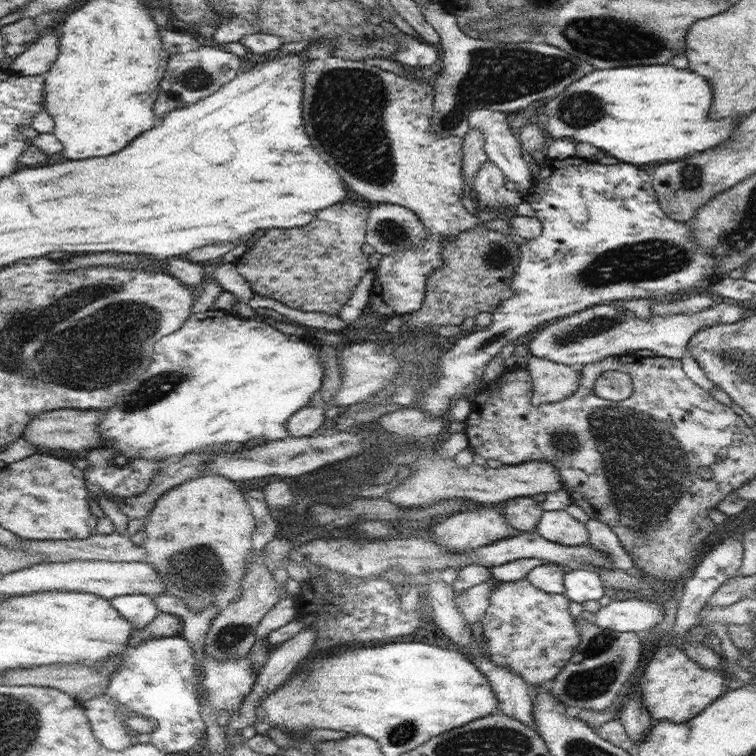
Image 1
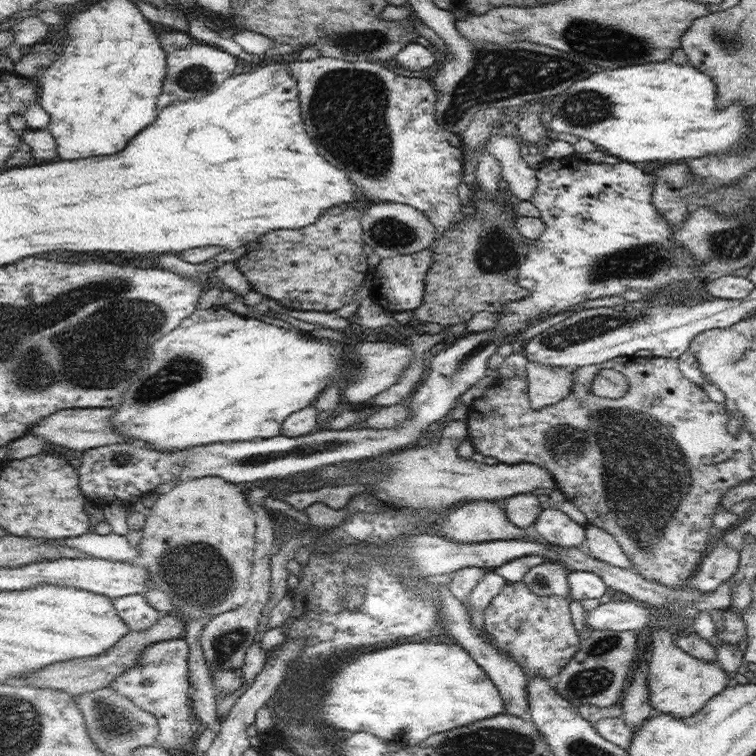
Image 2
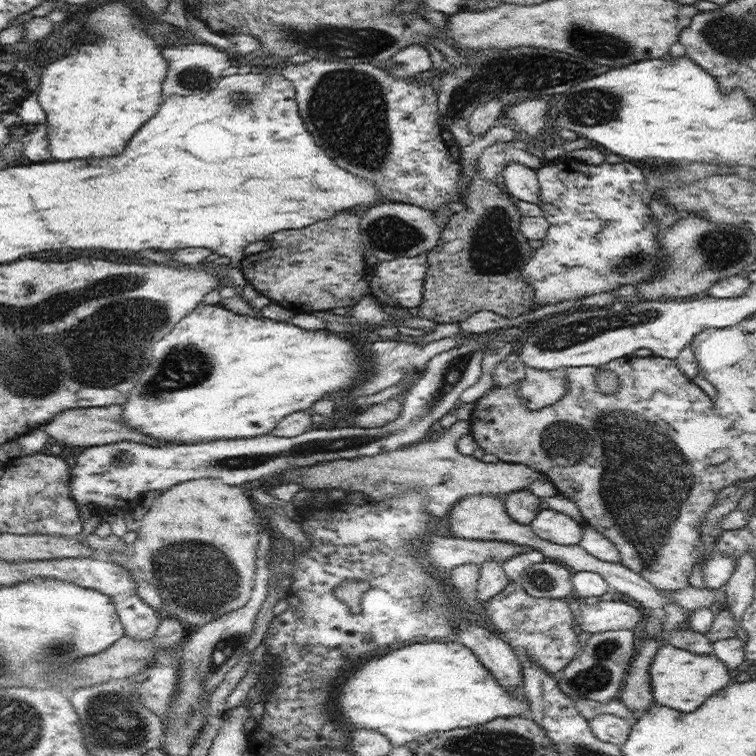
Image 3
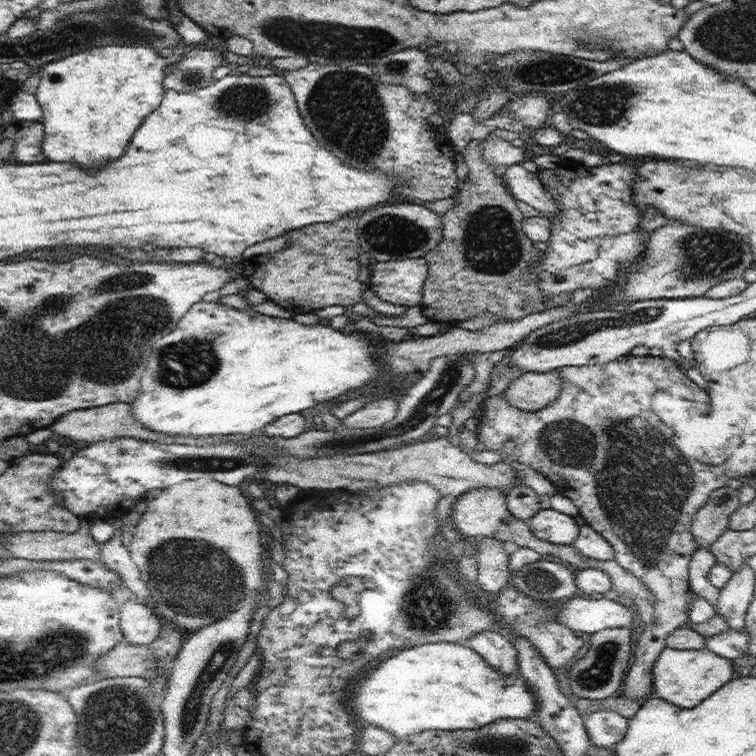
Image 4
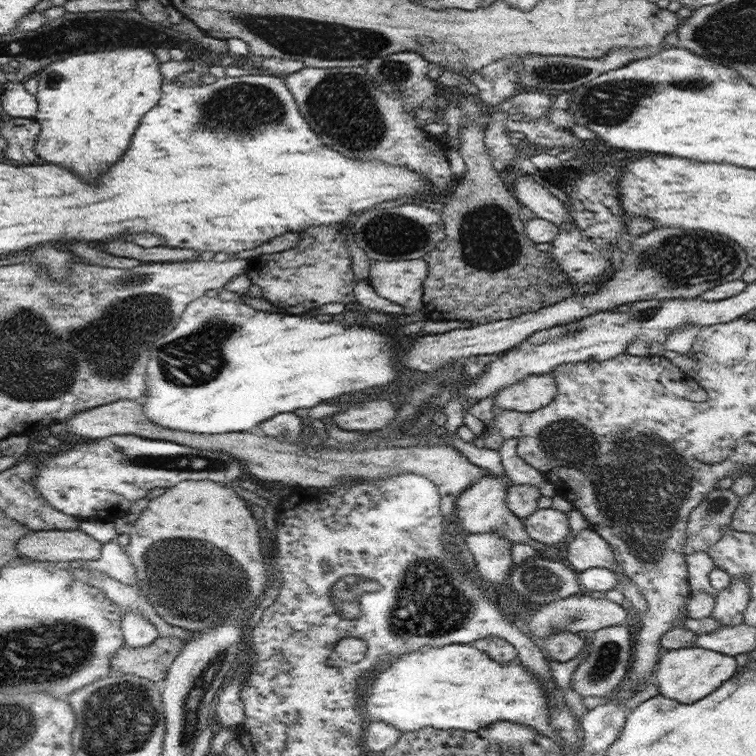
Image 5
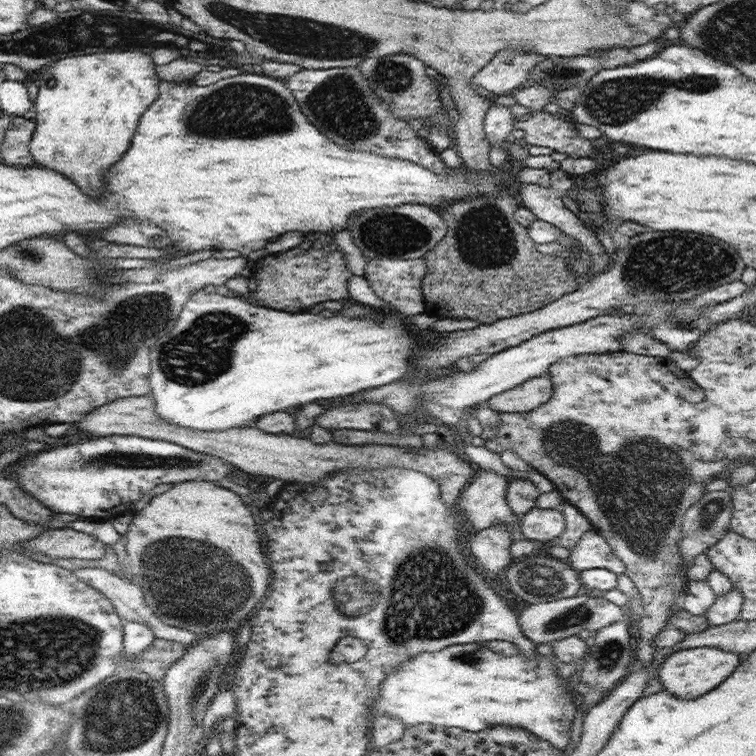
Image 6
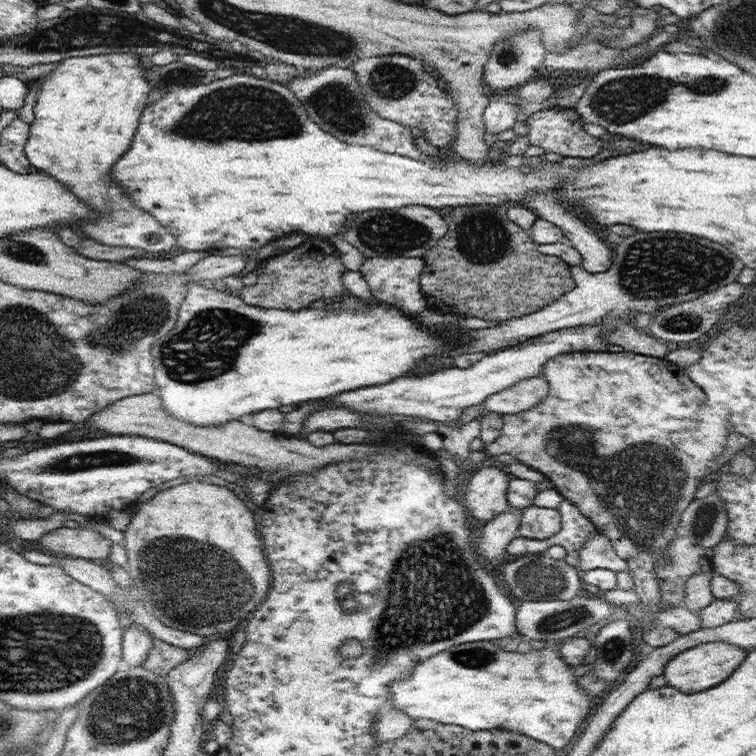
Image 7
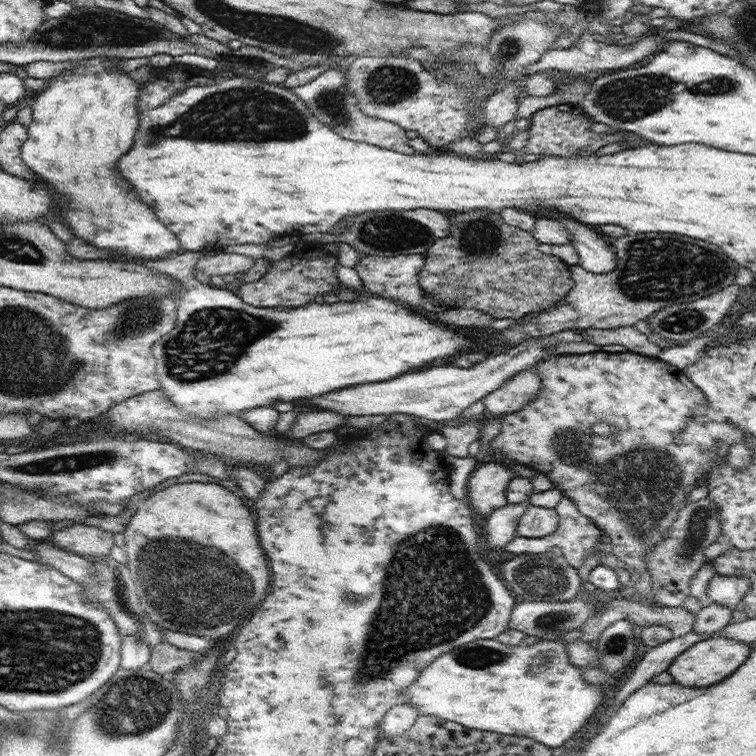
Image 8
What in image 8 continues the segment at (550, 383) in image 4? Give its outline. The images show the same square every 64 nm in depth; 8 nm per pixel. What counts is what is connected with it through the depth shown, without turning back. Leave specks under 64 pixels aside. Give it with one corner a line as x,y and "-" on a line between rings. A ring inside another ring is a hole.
526,369
483,399
486,406
485,416
501,418
506,414
518,412
530,401
534,401
541,388
542,381
535,370

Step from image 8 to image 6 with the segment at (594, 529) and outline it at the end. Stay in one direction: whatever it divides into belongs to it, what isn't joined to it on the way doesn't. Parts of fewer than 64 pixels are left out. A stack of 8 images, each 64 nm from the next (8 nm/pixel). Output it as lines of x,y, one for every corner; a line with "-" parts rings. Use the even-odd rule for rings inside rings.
567,502
559,508
565,518
565,531
547,544
539,544
526,538
514,539
510,547
512,558
520,558
522,555
525,557
533,552
543,552
543,550
553,545
564,546
564,548
571,551
582,534
593,529
591,522
575,506

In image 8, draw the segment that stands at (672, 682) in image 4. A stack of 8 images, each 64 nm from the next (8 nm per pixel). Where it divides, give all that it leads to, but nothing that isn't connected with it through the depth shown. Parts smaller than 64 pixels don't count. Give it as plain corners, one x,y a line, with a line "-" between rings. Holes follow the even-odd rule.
714,633
714,635
697,642
688,650
682,652
682,654
679,654
667,668
667,671
675,682
688,688
713,686
717,682
729,677
744,663
752,647
750,644
740,642
739,640
732,640
729,636
724,636
721,633

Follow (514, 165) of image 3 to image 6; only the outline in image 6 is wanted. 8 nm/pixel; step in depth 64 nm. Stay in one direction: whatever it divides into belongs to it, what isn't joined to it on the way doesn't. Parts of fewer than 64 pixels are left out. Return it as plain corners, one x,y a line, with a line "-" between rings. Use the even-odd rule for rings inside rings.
560,167
550,171
551,186
546,188
544,186
532,183
524,183
519,190
519,200
522,206
526,207
536,219
540,219
554,226
557,226
562,234
572,237
573,241
586,252
589,252
593,265
590,272
601,273
605,270
609,270
611,265
610,256
604,251
604,247
600,244
598,237
592,229
586,227
586,225
576,216
575,213
570,211
562,201
563,196
572,195
572,190
575,186
576,180
569,176

